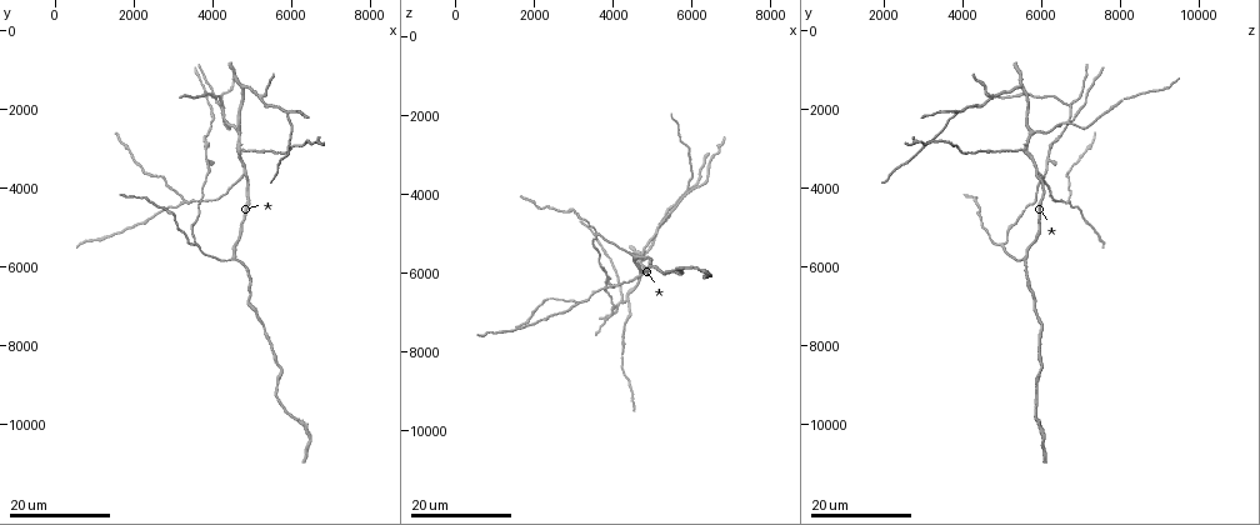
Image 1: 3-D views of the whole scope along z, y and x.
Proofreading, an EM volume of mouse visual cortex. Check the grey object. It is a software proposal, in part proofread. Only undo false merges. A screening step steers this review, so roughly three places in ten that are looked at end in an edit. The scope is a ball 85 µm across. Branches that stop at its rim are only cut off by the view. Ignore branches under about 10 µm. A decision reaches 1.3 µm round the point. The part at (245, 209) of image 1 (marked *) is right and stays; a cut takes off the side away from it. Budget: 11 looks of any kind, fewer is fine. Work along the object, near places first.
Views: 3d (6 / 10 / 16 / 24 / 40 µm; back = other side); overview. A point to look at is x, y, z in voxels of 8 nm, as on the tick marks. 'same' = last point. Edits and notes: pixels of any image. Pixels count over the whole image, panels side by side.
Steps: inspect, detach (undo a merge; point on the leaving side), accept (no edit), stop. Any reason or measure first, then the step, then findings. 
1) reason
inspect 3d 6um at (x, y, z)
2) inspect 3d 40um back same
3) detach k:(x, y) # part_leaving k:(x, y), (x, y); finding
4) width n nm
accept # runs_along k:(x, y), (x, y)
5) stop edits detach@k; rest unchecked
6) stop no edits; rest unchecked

three arms meet
inspect 3d 16um at (4800, 3550, 5900)

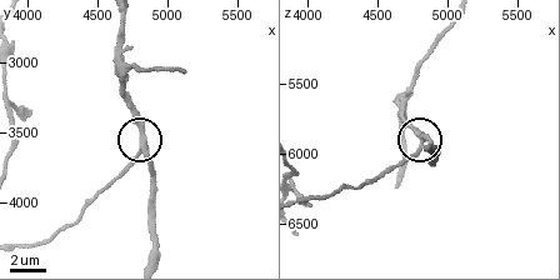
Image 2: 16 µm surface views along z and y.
inspect 3d 10um same

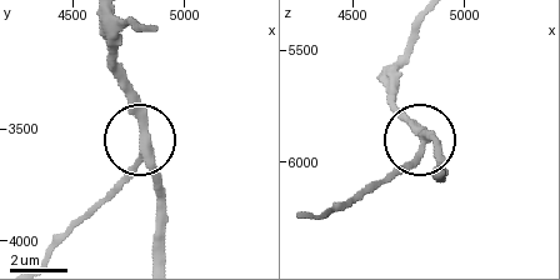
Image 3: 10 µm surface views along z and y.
arms 3
accept # runs_along 3:(163, 258), (163, 186), (143, 141), (134, 165), (100, 199); all the same neuron

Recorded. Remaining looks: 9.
three arms meet
inspect 3d 24um at (3550, 5450, 5050)

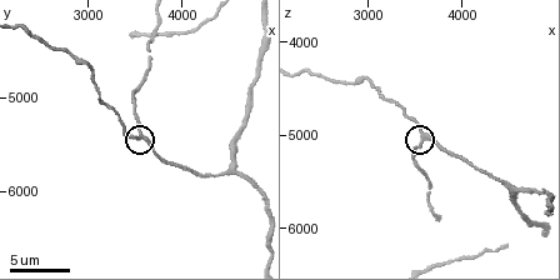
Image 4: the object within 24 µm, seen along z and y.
closer look
inspect 3d 10um at (3550, 5400, 5000)

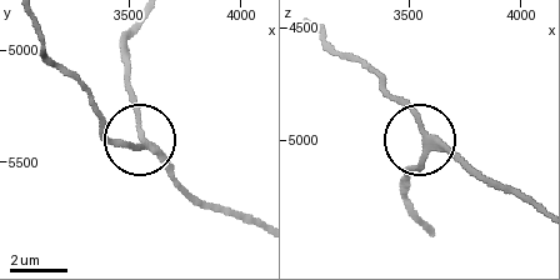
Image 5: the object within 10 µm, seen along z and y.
accept # runs_along 5:(536, 209), (429, 149), (414, 116), (380, 83); continuous, no second neuron

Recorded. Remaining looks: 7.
two arms in line, one across
inspect 3d 16um at (3300, 4350, 6750)

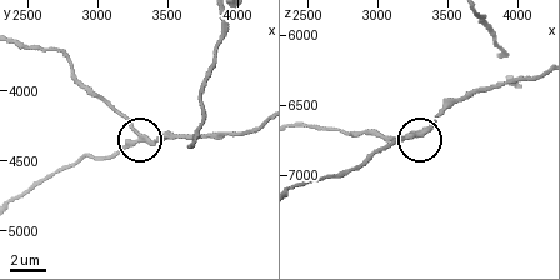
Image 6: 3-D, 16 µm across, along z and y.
inspect 3d 6um at (3300, 4300, 6700)

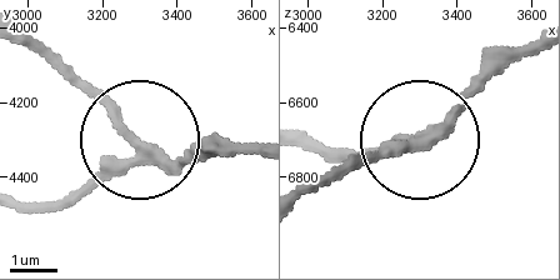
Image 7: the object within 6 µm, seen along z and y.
inspect 3d 6um back at (3280, 4310, 6700)

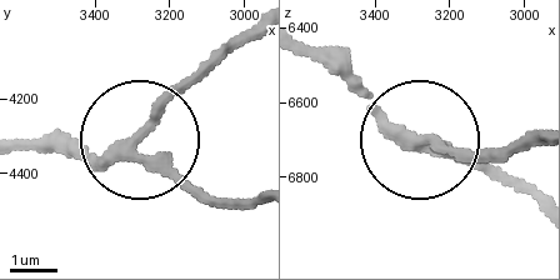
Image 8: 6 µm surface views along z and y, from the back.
width 260 nm
accept # runs_along 8:(304, 46), (399, 126), (459, 146), (515, 146); all the same neuron

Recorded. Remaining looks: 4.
branch point
inspect 3d 6um at (4550, 5800, 5600)

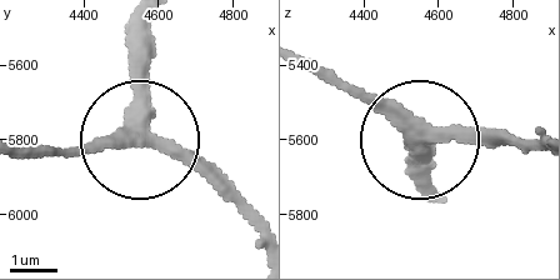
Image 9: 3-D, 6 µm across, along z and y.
inspect 3d 6um back at (4580, 5810, 5580)

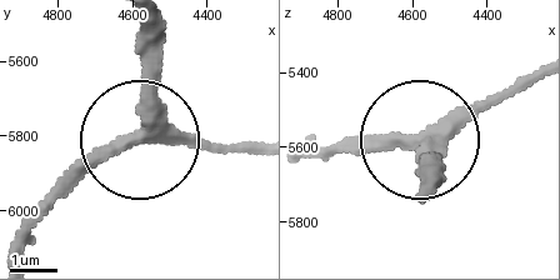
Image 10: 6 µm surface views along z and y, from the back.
width 330 nm
accept # runs_along 10:(139, 31), (135, 135), (24, 243); one neuron here

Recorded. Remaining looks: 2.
three arms meet
inspect 3d 16um at (4400, 2300, 6700)

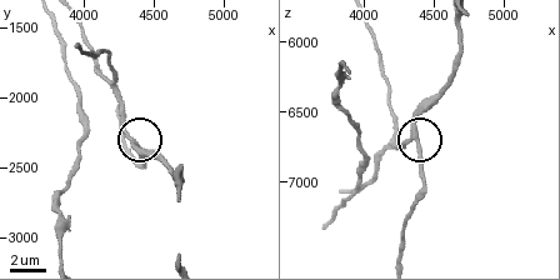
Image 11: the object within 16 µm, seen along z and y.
inspect 3d 6um at (4360, 2320, 6700)

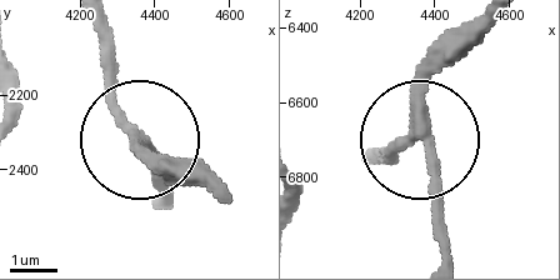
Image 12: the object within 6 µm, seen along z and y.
accept # runs_along 12:(219, 195), (139, 139), (115, 91), (106, 20); continuous, no second neuron

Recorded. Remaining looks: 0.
stop no edits; rest unchecked

